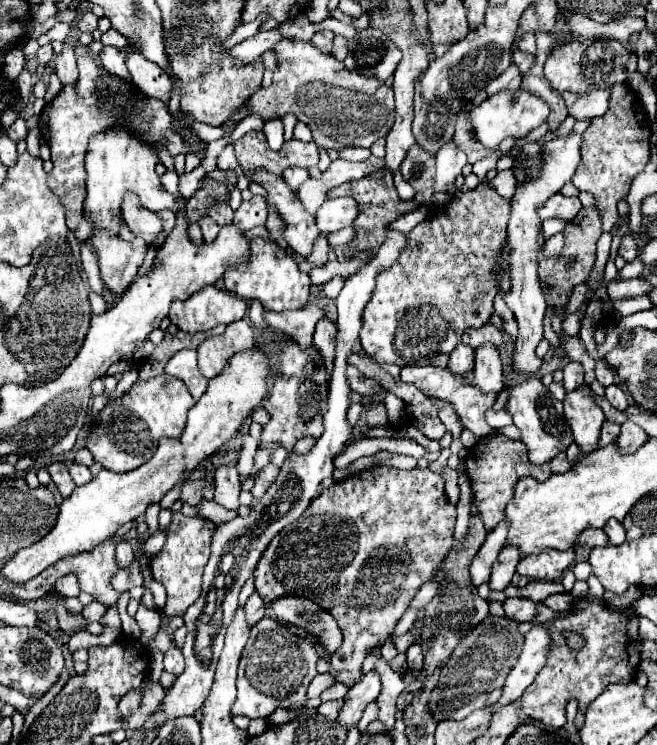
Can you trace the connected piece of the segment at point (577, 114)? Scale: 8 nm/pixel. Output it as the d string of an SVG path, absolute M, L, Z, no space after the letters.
M590 90L586 94L572 92L562 94L568 108L568 116L572 116L574 120L590 120L604 114L604 110L608 108L608 96L610 90Z

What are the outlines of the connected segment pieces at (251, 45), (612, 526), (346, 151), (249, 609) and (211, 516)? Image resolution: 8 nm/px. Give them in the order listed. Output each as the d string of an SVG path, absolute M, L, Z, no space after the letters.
M276 26L276 28L268 30L268 32L260 32L260 34L248 38L248 40L236 44L232 48L232 58L242 60L242 62L252 62L258 56L262 56L266 50L276 46L276 42L280 42L280 40L282 40L282 34L280 34L280 30Z
M608 520L604 526L604 532L608 534L612 544L622 544L624 542L624 526L618 520Z
M346 147L339 153L339 158L354 162L365 161L370 156L370 150L362 147Z
M256 592L244 604L244 614L246 614L248 626L254 626L256 622L260 622L266 616L266 606L264 606L264 602L260 602L260 596Z
M204 499L197 505L197 509L200 517L212 521L215 525L228 522L237 516L237 511L227 510L214 500Z

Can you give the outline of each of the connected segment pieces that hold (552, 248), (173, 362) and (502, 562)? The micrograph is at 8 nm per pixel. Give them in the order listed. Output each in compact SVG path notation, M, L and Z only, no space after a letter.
M556 234L552 236L550 240L546 240L546 246L544 246L544 256L558 256L560 250L564 246L564 236L562 234Z
M182 350L180 354L174 354L168 360L164 372L168 376L176 376L176 378L184 380L184 384L188 386L190 394L196 400L204 394L204 390L208 386L208 380L200 374L200 370L196 366L196 350Z
M504 548L500 552L500 556L496 558L496 562L492 564L492 576L490 576L490 582L488 582L490 590L502 592L512 582L512 576L516 572L518 562L520 562L520 552Z

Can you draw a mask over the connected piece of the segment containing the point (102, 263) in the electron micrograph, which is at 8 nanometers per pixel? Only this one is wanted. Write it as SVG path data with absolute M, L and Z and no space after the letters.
M96 230L92 234L92 248L96 252L100 277L106 288L116 296L126 294L146 256L148 244L142 238L126 242L116 234Z

